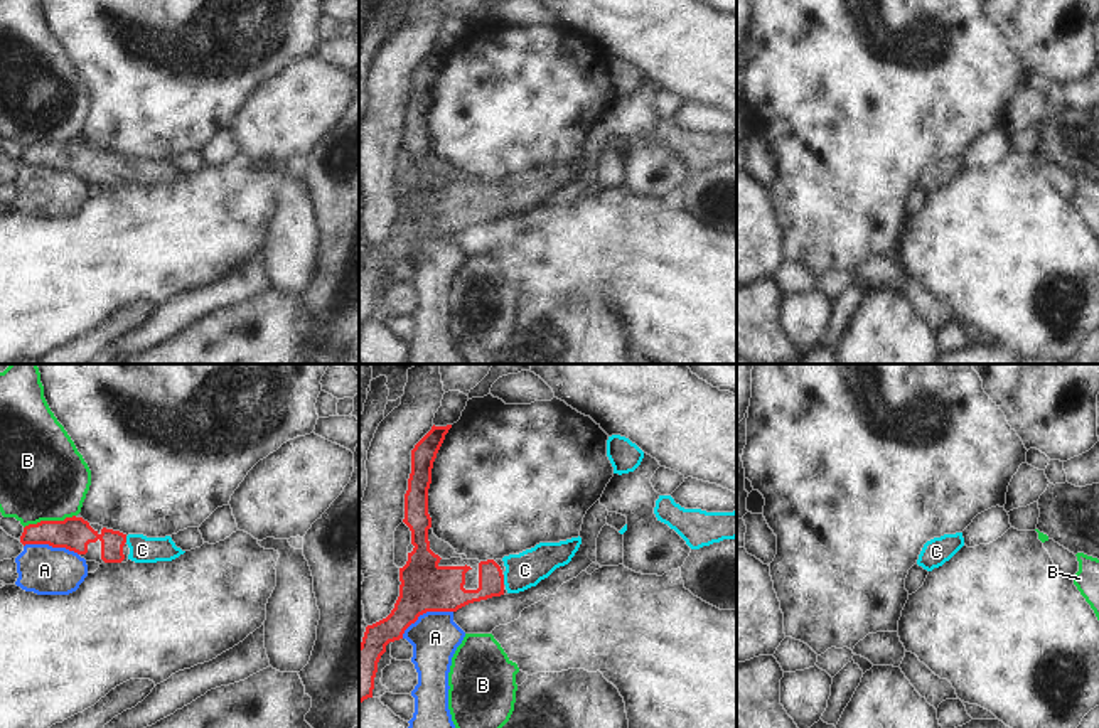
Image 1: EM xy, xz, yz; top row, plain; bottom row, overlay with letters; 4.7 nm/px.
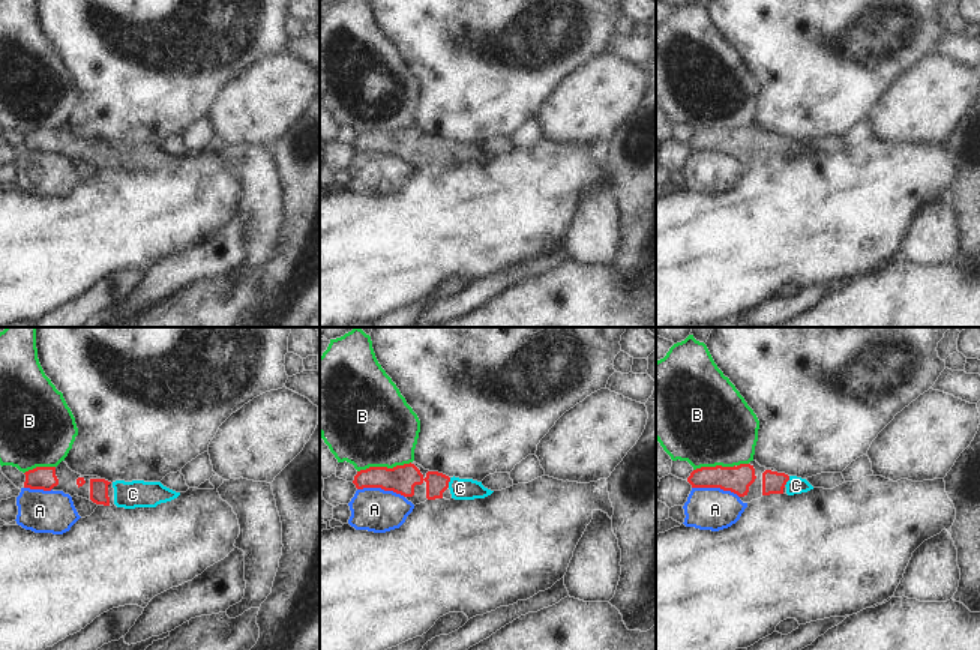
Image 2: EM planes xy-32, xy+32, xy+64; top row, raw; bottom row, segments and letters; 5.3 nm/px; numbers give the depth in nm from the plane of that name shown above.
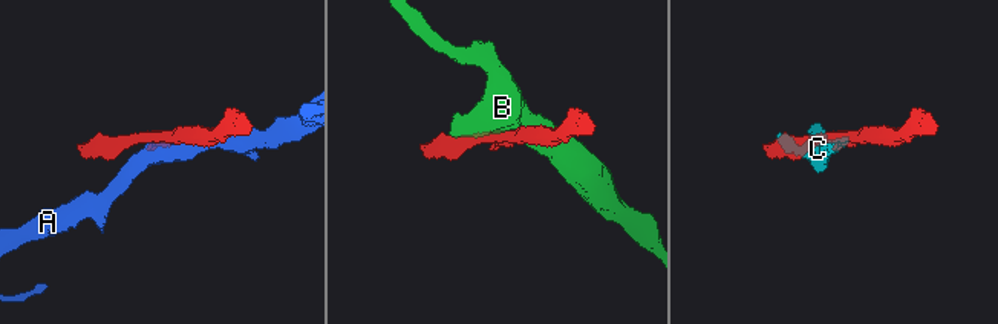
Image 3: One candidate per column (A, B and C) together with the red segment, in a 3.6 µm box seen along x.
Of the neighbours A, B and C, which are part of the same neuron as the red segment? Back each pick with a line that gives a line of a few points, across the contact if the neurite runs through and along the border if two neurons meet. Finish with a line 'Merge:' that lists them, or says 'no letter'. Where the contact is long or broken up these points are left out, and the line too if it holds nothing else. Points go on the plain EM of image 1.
C: line xz (450, 203), (464, 216), (503, 203), (516, 201), (525, 192)
Merge: C

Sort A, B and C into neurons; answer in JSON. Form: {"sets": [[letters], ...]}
{"sets": [["A"], ["B"], ["C"]]}

